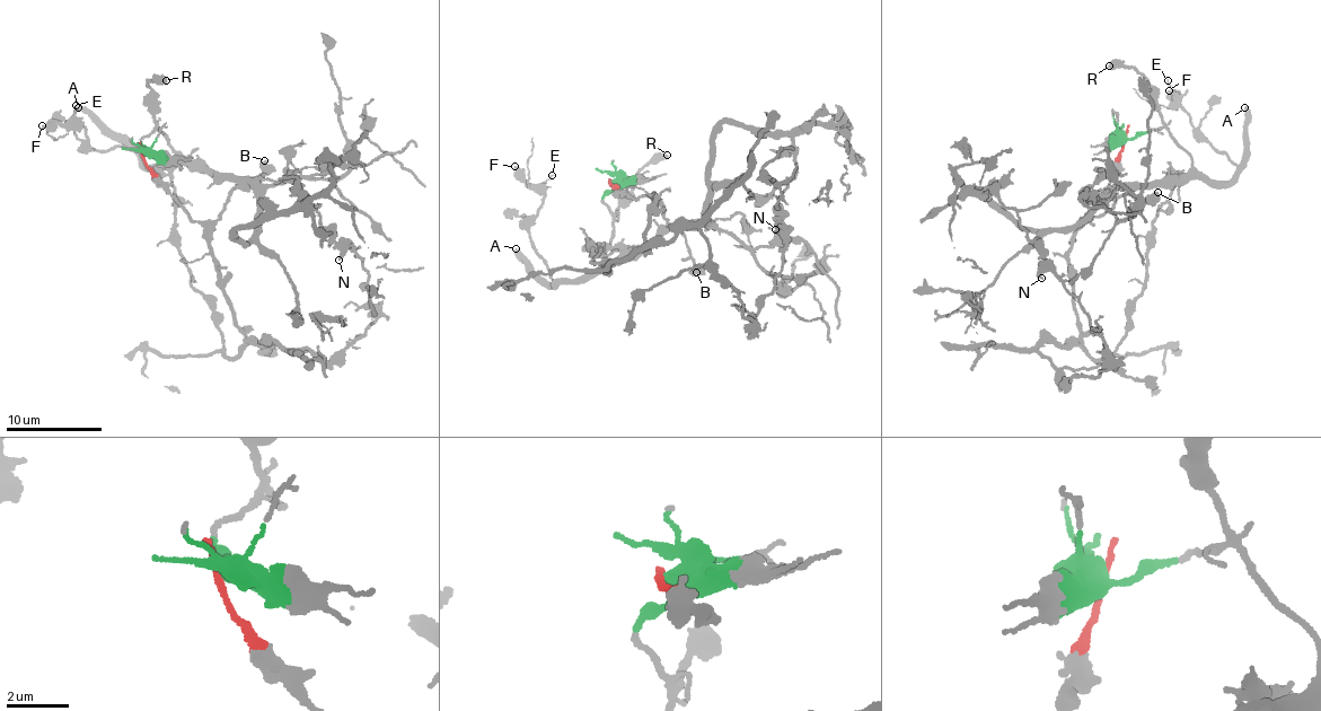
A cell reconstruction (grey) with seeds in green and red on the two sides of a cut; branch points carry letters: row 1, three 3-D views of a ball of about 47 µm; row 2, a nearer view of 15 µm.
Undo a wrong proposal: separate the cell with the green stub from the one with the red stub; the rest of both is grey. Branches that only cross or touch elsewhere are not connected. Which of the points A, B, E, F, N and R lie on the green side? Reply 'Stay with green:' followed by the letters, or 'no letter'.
Stay with green: A, E, F, R

